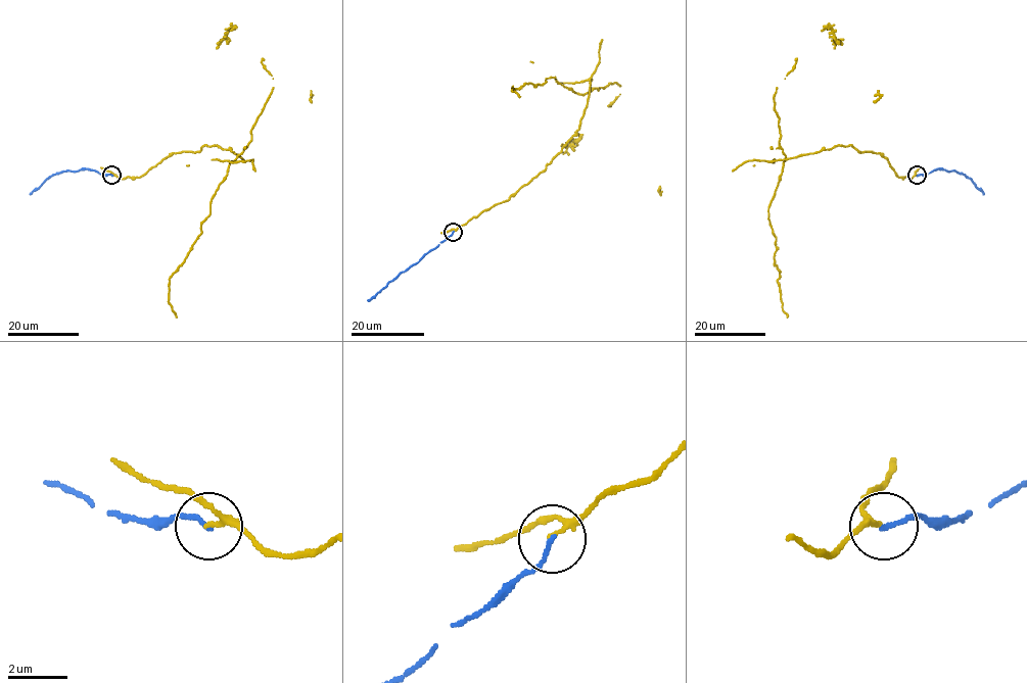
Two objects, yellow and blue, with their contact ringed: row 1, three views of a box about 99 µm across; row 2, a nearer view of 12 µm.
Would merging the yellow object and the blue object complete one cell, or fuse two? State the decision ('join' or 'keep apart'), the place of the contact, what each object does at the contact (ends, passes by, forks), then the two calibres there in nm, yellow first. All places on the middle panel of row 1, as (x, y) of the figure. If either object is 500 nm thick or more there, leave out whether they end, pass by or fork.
join; at (453, 232); yellow passes by; blue ends there; 110 nm thick on the yellow side, 140 nm on the other

